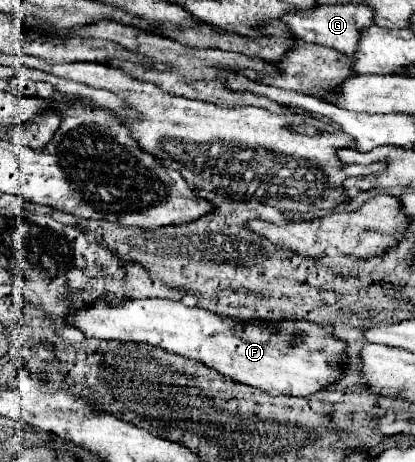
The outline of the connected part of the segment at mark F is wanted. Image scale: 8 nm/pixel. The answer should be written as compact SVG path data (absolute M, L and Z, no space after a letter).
M101 297L101 301L83 307L69 307L65 311L65 321L81 329L87 337L147 343L169 353L203 361L233 381L259 387L273 395L287 393L309 397L337 381L345 363L345 345L333 337L333 329L329 327L319 327L309 321L247 325L171 299L129 299L121 305L113 305L109 299Z

